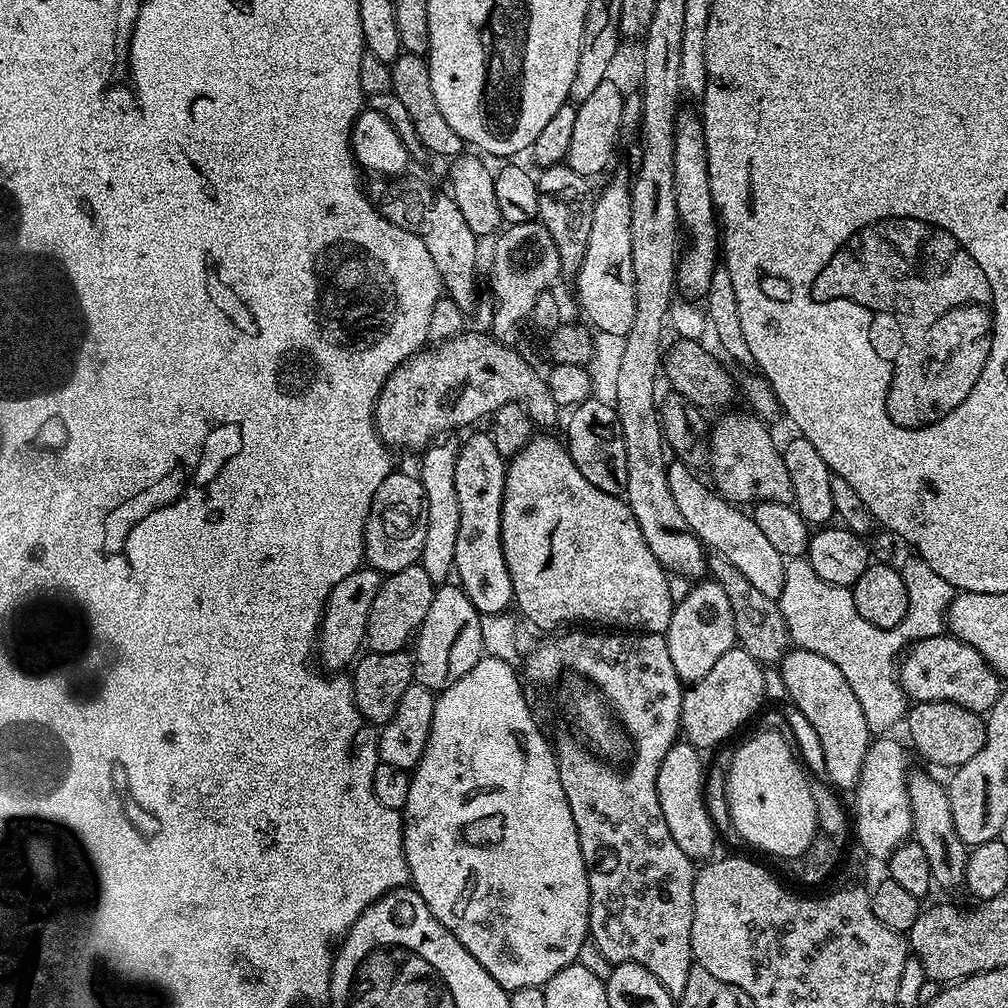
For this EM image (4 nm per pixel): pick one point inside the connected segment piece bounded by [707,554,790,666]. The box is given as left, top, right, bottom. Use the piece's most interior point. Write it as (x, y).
(760, 629)

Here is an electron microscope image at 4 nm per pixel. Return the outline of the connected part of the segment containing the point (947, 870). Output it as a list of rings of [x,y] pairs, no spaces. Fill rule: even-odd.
[[[912,770],[908,774],[908,797],[912,811],[912,836],[922,846],[926,862],[930,862],[933,881],[939,887],[940,884],[944,888],[961,887],[964,884],[970,848],[962,842],[962,838],[958,838],[958,830],[954,830],[954,816],[950,810],[947,787],[924,772]]]

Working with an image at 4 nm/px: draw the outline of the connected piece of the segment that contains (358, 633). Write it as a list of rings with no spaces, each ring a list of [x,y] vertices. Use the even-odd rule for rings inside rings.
[[[361,566],[354,570],[354,574],[342,578],[338,586],[334,586],[324,607],[324,617],[320,620],[318,633],[318,660],[325,664],[325,669],[347,669],[361,655],[360,644],[362,648],[368,634],[370,602],[374,602],[374,594],[378,594],[381,579],[381,573],[376,569]]]

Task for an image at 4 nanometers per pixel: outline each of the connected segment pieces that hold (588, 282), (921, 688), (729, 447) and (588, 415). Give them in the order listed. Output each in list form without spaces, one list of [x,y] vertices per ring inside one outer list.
[[[616,176],[594,200],[594,222],[590,226],[590,246],[574,277],[574,293],[579,311],[596,332],[624,336],[634,322],[634,270],[630,266],[630,206],[632,194],[627,179]]]
[[[941,634],[934,638],[922,638],[915,641],[903,653],[898,664],[900,687],[909,701],[921,704],[922,702],[938,702],[949,700],[971,712],[986,714],[998,702],[1002,678],[966,642],[957,636]]]
[[[725,411],[725,416],[710,428],[710,475],[716,479],[715,491],[737,506],[748,506],[762,500],[771,504],[792,504],[794,486],[790,486],[790,474],[786,474],[781,449],[778,444],[776,448],[768,433],[769,425],[751,411],[730,411]]]
[[[589,398],[573,407],[570,414],[566,447],[570,458],[574,458],[574,466],[598,490],[620,496],[626,486],[626,442],[622,442],[622,426],[615,407]]]

